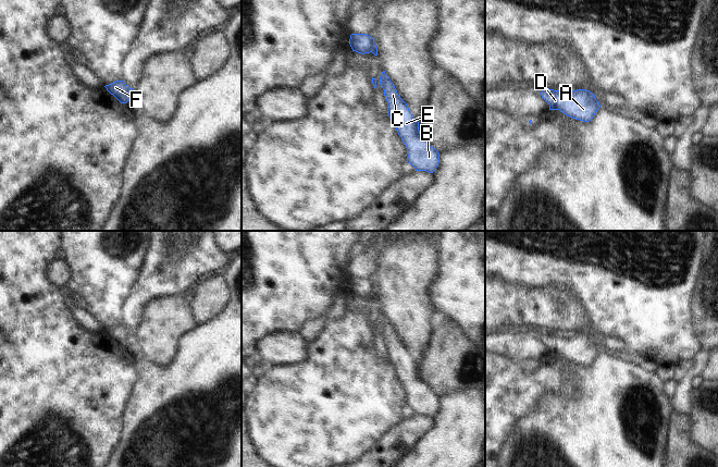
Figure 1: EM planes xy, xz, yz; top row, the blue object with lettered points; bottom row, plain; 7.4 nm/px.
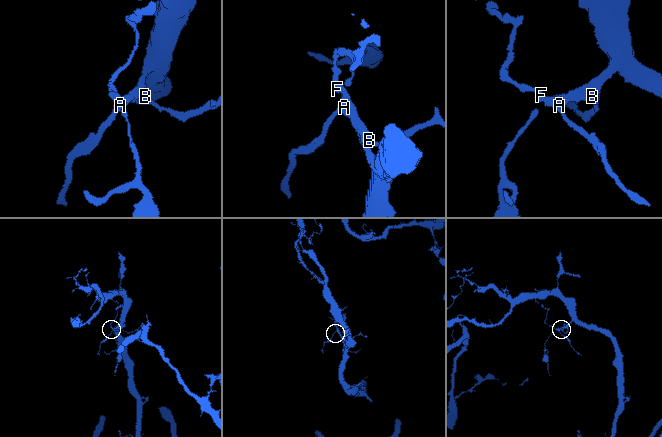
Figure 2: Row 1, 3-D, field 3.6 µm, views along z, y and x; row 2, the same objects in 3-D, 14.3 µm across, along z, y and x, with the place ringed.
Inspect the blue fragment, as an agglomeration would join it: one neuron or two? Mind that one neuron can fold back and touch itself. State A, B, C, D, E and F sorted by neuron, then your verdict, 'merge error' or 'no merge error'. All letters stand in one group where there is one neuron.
A B C D E / F; merge error

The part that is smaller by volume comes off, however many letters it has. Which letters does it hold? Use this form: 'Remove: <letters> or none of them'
Remove: F

